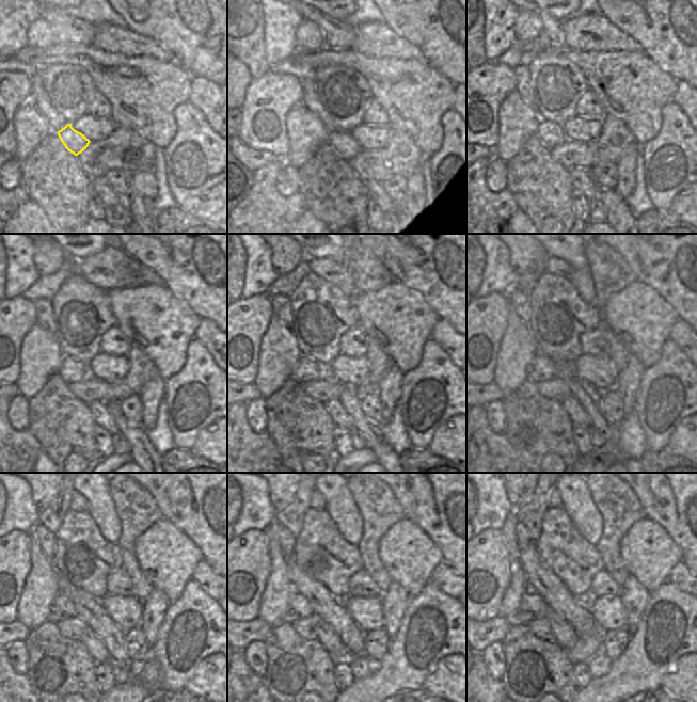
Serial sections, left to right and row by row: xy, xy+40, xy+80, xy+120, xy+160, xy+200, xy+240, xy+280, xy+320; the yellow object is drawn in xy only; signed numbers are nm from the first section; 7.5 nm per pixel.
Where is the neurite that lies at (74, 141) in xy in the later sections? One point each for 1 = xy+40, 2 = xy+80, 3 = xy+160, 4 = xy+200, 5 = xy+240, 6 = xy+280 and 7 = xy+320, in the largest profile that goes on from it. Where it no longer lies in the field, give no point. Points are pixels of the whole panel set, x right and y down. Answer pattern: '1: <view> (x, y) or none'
1: xy+40 (303, 126)
2: xy+80 (551, 133)
3: xy+160 (306, 369)
4: xy+200 (542, 368)
5: xy+240 (62, 607)
6: xy+280 (298, 607)
7: xy+320 (533, 606)

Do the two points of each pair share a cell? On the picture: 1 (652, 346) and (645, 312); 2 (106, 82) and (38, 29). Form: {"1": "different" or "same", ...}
{"1": "same", "2": "different"}

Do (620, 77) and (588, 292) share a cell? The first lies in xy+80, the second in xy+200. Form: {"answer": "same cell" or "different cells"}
{"answer": "different cells"}

